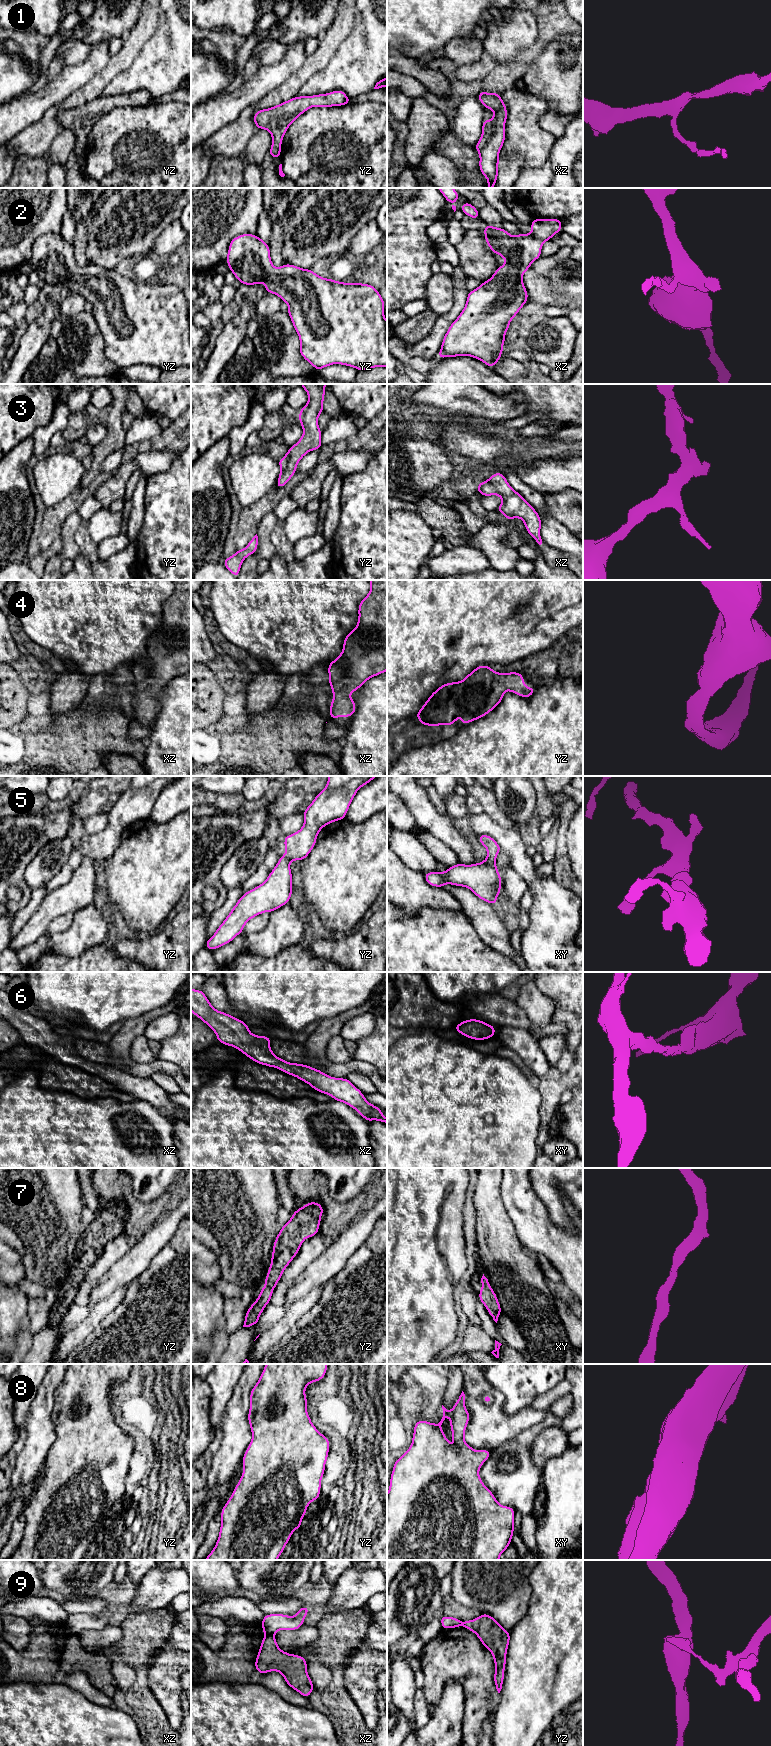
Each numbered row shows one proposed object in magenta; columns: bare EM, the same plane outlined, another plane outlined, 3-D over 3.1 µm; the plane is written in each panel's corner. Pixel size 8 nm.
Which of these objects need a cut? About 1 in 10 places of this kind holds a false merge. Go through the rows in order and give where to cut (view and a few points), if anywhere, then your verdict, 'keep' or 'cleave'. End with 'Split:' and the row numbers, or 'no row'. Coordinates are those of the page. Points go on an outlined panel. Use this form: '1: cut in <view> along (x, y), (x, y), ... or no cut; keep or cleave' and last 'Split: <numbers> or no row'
1: no cut; keep
2: no cut; keep
3: no cut; keep
4: no cut; keep
5: no cut; keep
6: no cut; keep
7: no cut; keep
8: no cut; keep
9: cut in xz along (266, 1634), (273, 1635); cleave
Split: 9

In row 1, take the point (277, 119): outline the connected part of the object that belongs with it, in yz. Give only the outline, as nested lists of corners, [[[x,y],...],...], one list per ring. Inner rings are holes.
[[[342,90],[312,96],[293,97],[269,109],[261,109],[253,116],[258,129],[266,129],[271,133],[272,146],[269,156],[281,157],[281,144],[289,126],[311,107],[334,107],[347,105],[352,99]]]

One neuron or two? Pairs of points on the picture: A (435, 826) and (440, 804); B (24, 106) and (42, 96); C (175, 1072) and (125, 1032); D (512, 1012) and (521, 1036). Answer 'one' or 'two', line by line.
A: two
B: one
C: one
D: two

